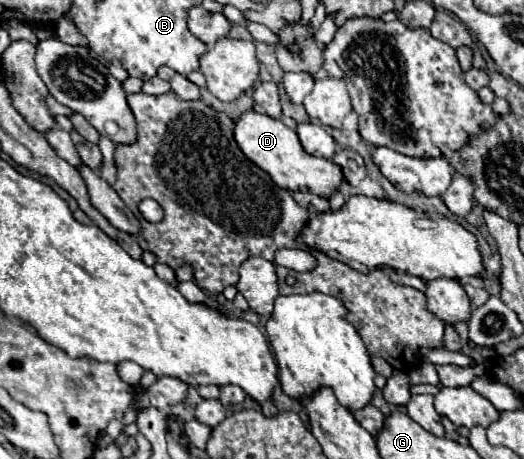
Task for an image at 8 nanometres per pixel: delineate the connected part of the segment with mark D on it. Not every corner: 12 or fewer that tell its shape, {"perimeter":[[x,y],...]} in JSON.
{"perimeter":[[243,112],[233,136],[279,188],[327,198],[343,182],[279,118]]}

